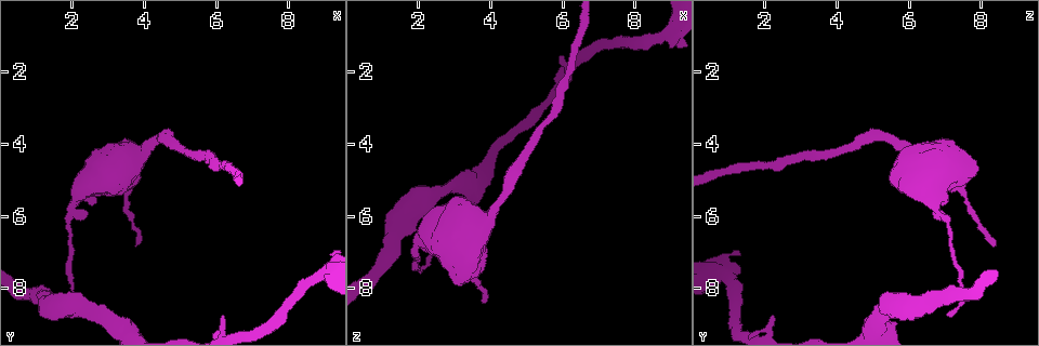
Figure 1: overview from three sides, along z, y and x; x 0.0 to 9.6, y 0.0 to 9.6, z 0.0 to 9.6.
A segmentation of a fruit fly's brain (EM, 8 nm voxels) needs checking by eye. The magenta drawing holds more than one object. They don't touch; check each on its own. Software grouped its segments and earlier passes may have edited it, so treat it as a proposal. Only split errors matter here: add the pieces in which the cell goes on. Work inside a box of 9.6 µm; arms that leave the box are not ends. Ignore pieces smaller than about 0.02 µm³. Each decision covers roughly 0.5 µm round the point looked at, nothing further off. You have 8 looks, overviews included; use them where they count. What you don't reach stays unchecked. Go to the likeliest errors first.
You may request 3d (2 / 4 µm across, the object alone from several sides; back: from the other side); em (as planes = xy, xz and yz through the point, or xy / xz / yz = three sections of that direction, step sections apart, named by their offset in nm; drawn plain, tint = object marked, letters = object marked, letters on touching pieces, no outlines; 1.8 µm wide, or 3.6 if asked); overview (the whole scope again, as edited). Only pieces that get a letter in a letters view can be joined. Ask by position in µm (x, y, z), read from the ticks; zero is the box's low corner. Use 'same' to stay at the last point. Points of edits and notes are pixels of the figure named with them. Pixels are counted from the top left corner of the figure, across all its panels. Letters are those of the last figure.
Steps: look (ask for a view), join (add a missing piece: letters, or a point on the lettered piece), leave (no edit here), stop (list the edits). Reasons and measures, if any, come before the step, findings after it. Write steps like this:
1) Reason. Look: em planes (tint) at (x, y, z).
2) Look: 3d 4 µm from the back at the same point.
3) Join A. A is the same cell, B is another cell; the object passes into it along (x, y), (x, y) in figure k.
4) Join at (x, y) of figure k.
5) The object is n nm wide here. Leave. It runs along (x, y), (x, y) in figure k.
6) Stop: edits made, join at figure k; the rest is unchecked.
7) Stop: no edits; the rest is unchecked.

Look: 3d 4 µm from the back at (6.20, 8.80, 2.20).

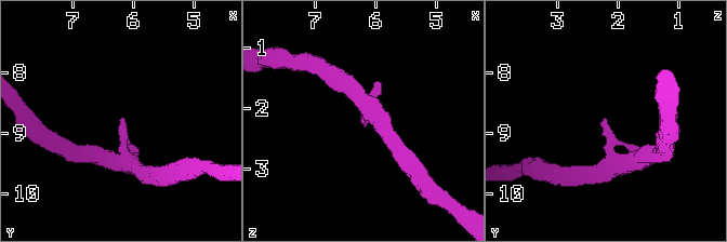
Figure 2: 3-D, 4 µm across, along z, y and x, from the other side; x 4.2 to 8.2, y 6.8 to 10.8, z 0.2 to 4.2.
Shape alone is not enough. Look: em planes (letters) at (6.20, 8.80, 2.25).

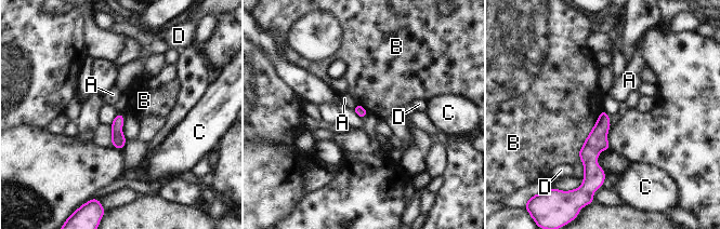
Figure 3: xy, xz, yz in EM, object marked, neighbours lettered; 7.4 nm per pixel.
Leave. A, B, C and D are other cells; it runs along (603, 115), (591, 148), (594, 179) in figure 3; no lettered piece goes on from it.

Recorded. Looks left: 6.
Free end. Look: 3d 4 µm at (3.80, 6.90, 8.35).

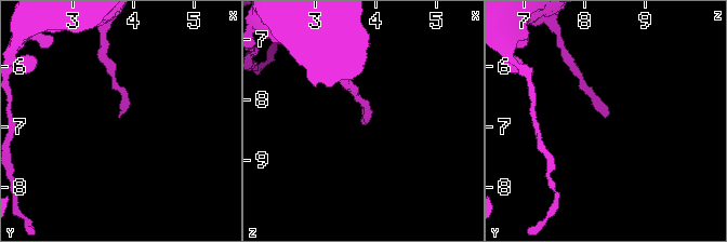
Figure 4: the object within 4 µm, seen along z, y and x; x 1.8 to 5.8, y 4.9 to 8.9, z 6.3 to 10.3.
Look: em yz step 4 (tint) at (3.80, 6.85, 8.40).

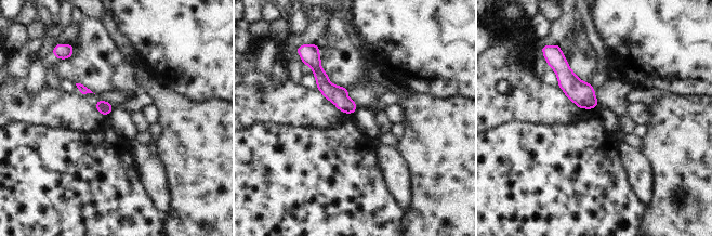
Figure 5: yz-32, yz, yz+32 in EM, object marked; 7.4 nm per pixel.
Another direction. Look: em planes (letters) at the same point.

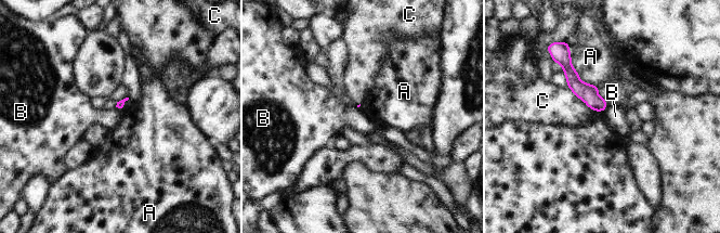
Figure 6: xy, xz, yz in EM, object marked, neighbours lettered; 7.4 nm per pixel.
Leave. A, B and C are other cells; no lettered piece goes on from it.

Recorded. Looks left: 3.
Free end. Look: em xz step 8 (letters) at (9.15, 7.00, 1.30).

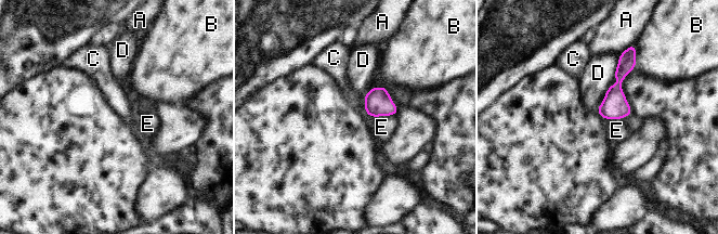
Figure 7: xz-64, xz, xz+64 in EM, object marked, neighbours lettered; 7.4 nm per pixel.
Look: em planes (letters) at the same point.

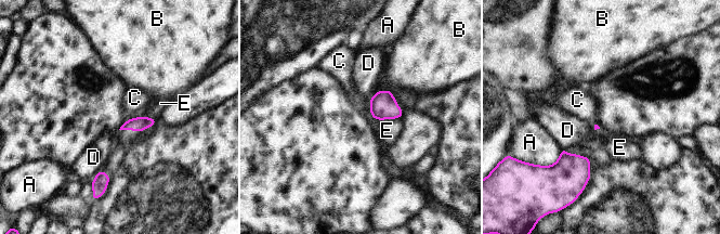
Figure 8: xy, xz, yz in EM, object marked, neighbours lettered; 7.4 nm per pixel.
Leave. A, B, C, D and E are other cells; a border runs along (368, 102), (372, 117) in figure 8; none of them fits.

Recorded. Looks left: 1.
Stop: no edits; the rest is unchecked.

